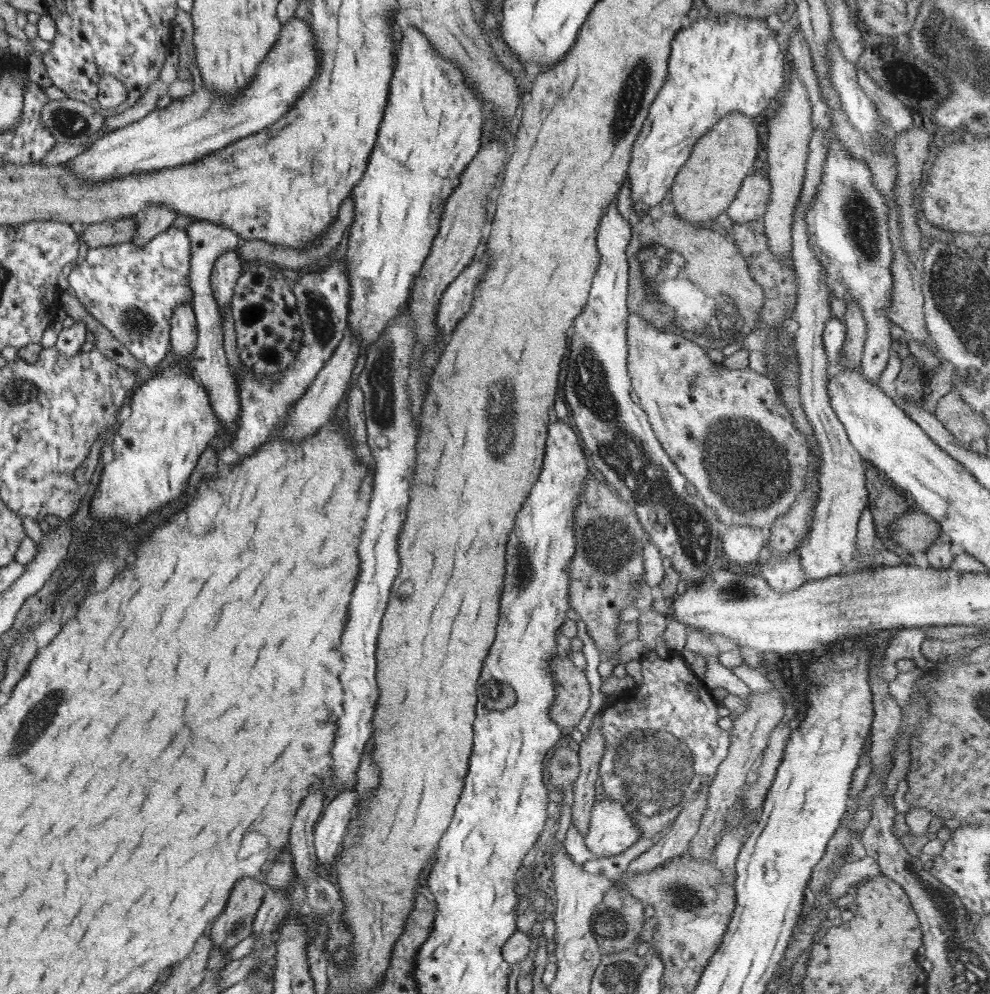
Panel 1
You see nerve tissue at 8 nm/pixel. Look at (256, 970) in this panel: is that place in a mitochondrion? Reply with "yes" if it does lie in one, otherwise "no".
no

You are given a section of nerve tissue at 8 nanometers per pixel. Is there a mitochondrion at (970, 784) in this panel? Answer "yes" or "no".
no

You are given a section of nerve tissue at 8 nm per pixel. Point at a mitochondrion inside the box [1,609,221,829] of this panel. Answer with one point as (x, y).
(38, 719)

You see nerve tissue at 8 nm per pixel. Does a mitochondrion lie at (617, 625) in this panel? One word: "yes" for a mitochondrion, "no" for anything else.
no

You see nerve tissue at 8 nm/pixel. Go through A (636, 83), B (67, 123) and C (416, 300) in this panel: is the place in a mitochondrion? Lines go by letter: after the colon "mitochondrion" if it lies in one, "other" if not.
A: mitochondrion
B: mitochondrion
C: other

